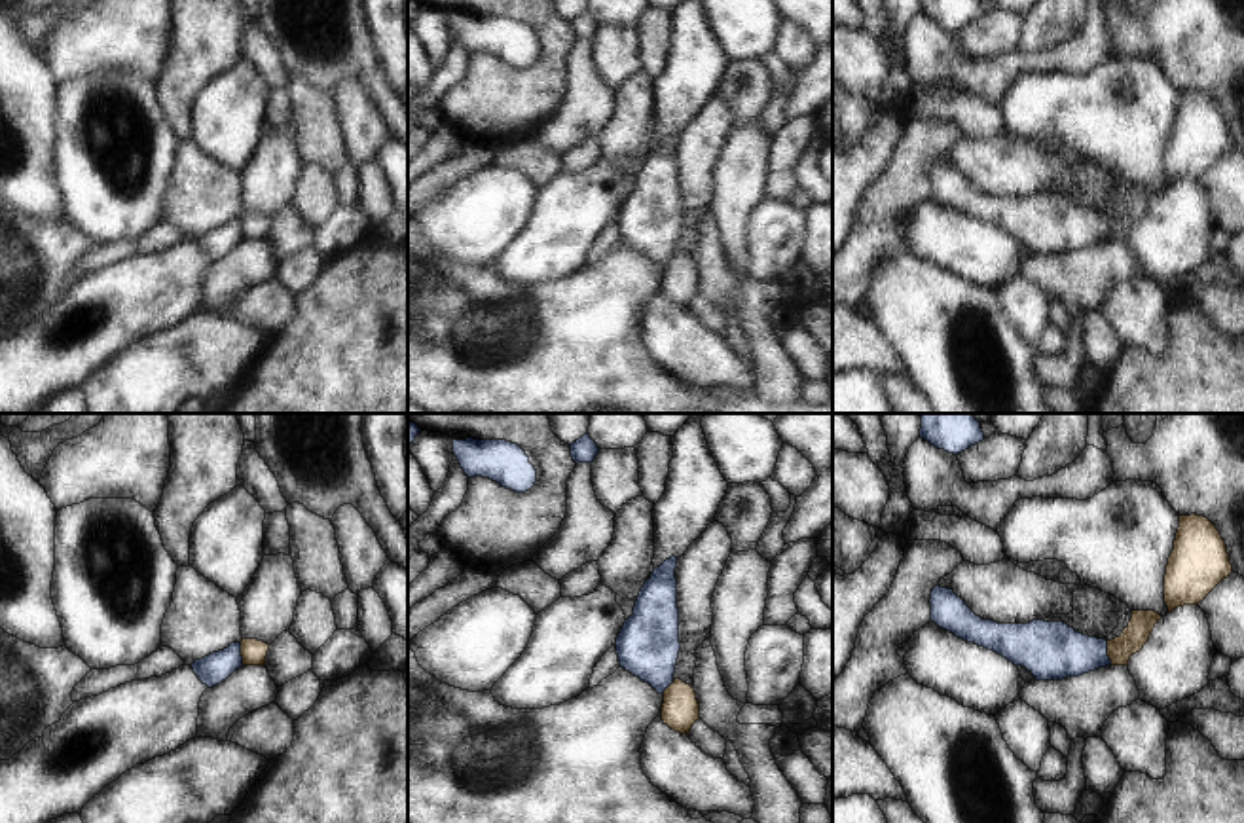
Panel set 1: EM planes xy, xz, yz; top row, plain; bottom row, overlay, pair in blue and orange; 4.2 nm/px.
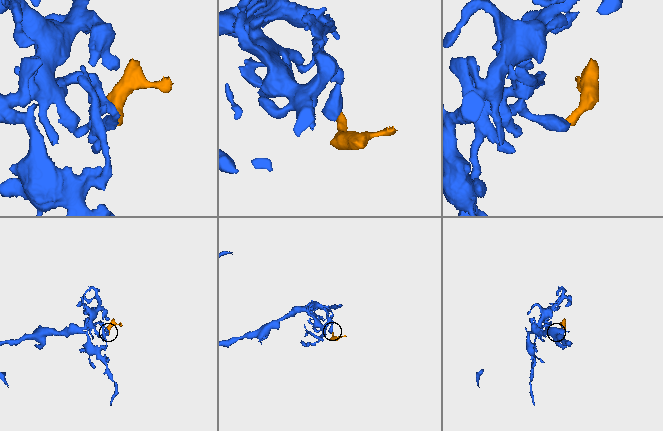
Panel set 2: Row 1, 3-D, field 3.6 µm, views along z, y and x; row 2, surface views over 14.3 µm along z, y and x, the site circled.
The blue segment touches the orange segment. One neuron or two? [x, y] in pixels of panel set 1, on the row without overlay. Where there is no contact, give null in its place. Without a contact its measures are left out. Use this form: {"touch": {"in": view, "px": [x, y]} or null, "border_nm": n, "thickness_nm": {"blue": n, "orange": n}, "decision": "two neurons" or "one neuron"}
{"touch": {"in": "yz", "px": [1106, 228]}, "border_nm": 110, "thickness_nm": {"blue": 240, "orange": 110}, "decision": "two neurons"}

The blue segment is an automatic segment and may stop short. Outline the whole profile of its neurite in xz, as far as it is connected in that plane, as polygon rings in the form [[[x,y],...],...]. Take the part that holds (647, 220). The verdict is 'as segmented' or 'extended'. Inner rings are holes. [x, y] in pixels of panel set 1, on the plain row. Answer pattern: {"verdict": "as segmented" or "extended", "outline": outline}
{"verdict": "as segmented", "outline": [[[671,131],[652,146],[616,212],[620,243],[658,269],[673,258],[681,226],[675,144],[677,133]]]}

